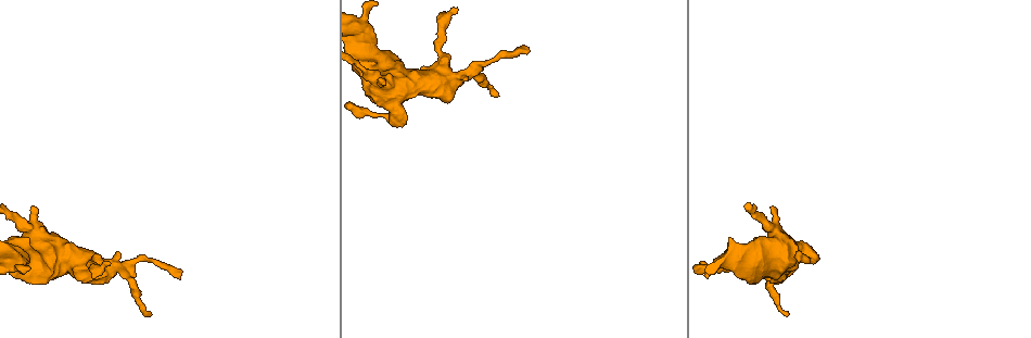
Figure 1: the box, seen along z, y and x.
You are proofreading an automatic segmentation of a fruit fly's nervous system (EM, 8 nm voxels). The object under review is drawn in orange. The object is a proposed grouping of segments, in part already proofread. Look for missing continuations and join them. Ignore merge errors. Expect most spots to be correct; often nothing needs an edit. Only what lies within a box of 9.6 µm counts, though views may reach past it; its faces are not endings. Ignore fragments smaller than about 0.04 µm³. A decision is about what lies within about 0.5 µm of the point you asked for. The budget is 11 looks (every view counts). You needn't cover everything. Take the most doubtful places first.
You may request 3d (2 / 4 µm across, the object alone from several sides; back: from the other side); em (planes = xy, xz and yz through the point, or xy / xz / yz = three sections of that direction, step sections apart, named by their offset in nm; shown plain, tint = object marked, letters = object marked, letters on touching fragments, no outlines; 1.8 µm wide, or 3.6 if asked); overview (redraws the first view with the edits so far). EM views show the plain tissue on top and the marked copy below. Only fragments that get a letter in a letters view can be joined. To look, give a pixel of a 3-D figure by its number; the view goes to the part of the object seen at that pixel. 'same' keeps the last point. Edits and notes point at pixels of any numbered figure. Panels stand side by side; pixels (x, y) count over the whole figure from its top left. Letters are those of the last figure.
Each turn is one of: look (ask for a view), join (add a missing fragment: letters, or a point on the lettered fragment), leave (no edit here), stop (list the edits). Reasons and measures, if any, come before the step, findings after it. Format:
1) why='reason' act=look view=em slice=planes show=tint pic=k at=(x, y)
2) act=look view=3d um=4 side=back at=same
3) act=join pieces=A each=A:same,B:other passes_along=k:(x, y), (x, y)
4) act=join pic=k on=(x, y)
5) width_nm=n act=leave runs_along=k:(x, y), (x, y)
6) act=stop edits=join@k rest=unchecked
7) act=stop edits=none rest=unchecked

why='thick end' act=look view=em um=3.6 slice=yz step=4 show=tint pic=1 at=(466, 81)

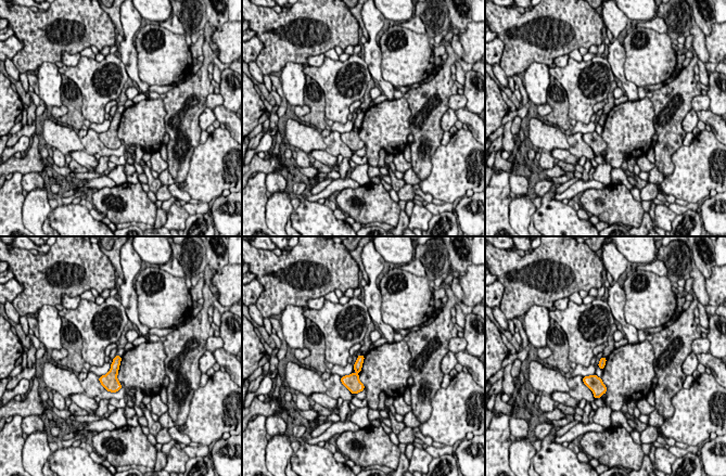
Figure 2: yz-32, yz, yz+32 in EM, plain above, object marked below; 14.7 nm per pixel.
act=look view=em um=3.6 slice=planes show=letters at=same

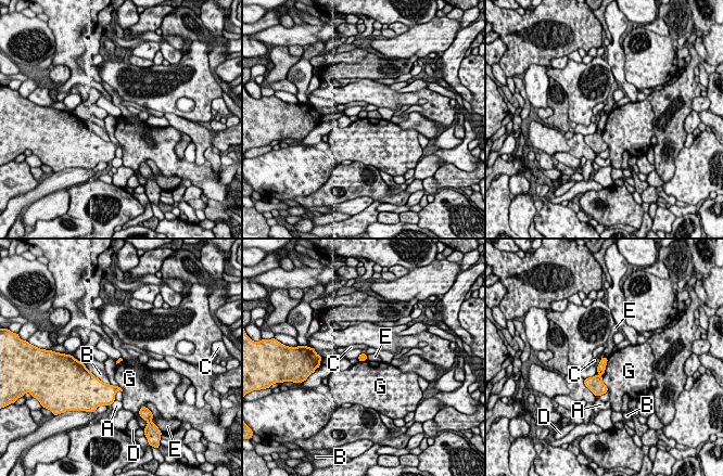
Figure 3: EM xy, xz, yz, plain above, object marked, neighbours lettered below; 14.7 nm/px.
longest_contact=G:500nm act=leave each=A:other,B:other,C:other,D:other,E:other,G:other found='none of them fits'

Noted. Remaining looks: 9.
why='branch stops here' act=look view=3d um=4 side=back pic=1 at=(772, 206)

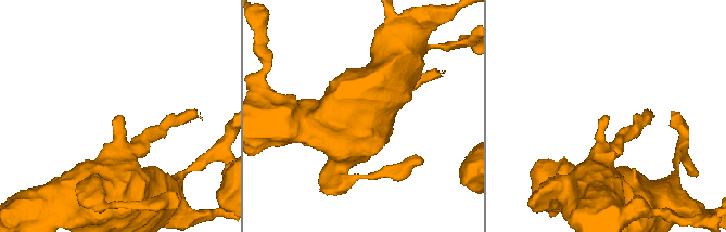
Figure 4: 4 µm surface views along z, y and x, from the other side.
act=look view=em slice=yz step=8 show=letters pic=4 at=(608, 118)

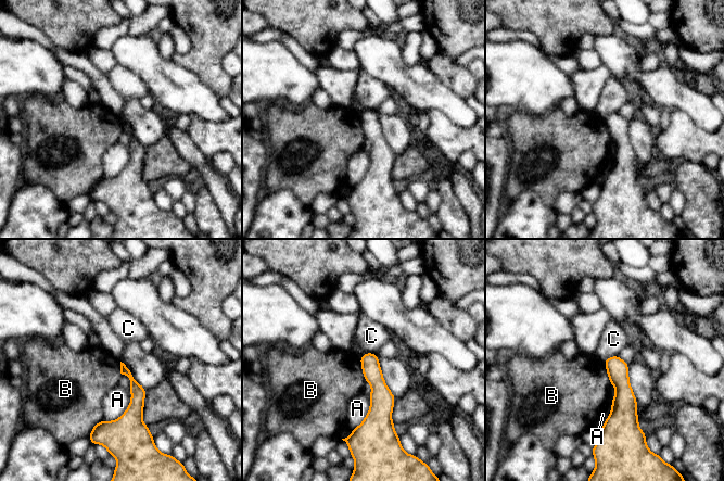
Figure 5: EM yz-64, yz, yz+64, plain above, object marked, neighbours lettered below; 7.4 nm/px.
act=look view=em slice=planes show=letters at=same

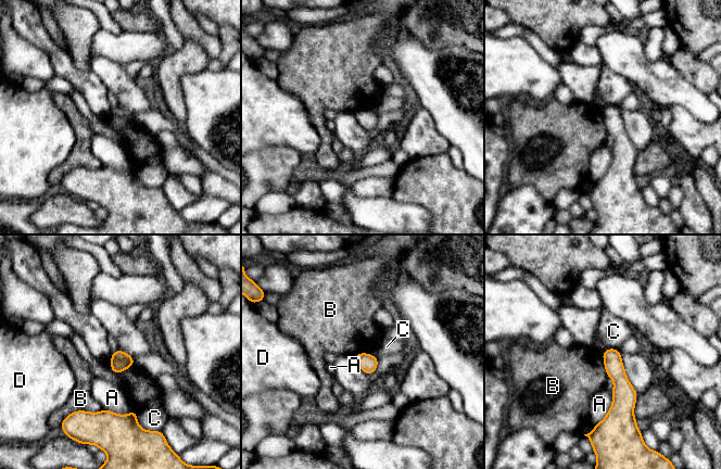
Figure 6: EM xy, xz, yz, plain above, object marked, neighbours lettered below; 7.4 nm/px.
act=leave each=A:other,B:other,C:other,D:other border=6:(101, 410), (74, 410), (71, 414) found='none of them fits'

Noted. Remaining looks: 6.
why='sharp bend' act=look view=3d um=4 pic=1 at=(811, 256)

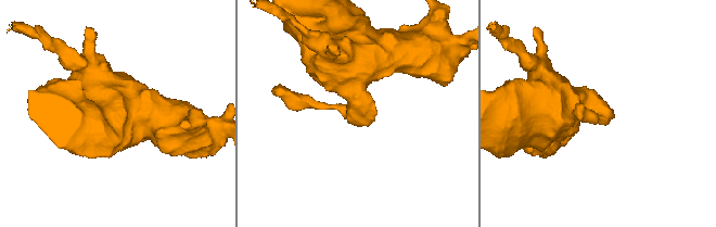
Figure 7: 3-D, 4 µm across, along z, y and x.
why='need the tissue' act=look view=em um=3.6 slice=planes show=tint pic=7 at=(353, 109)

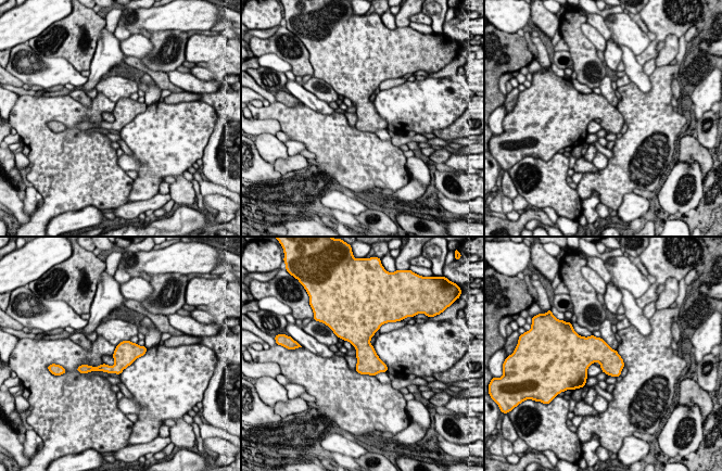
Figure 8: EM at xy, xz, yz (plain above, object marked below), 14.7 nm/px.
why='see the neighbours' act=look view=em um=3.6 slice=planes show=letters at=same

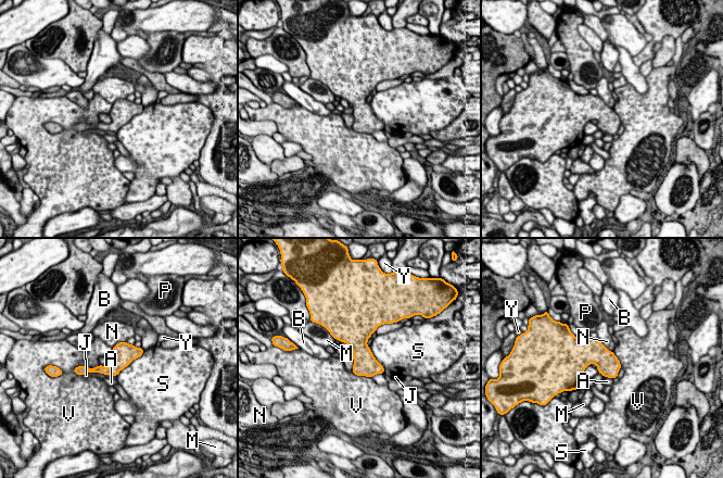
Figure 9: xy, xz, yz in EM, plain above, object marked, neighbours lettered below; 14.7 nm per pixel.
longest_contact=S:550nm act=leave each=A:other,B:other,J:other,M:other,N:other,P:other,S:other,V:other,Y:other border=9:(99, 364), (93, 367), (79, 366) found='no lettered fragment goes on from it'

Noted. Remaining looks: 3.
why='free end' act=look view=3d um=2 pic=1 at=(788, 312)

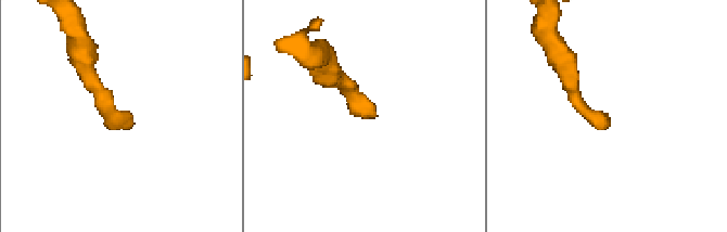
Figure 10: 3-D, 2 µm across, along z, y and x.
act=look view=em um=3.6 slice=planes show=letters pic=10 at=(607, 123)

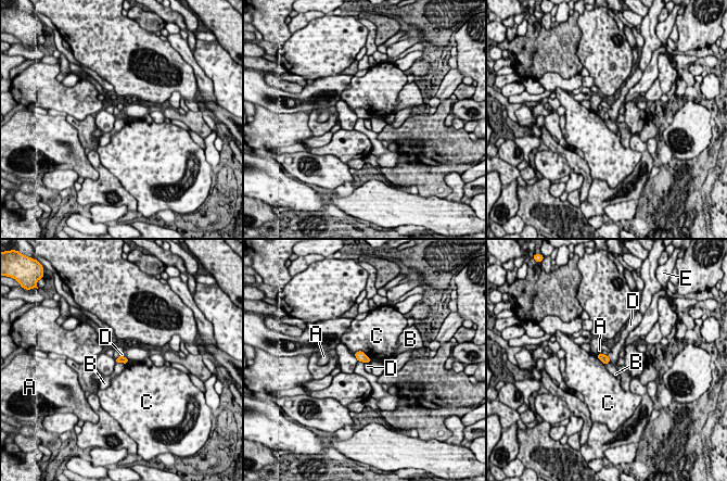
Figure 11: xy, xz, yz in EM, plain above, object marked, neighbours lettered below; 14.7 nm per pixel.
width_nm=100 longest_contact=C:280nm act=leave each=A:other,B:other,C:other,D:other,E:other found='no lettered fragment goes on from it'

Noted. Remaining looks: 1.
act=stop edits=none rest=unchecked

